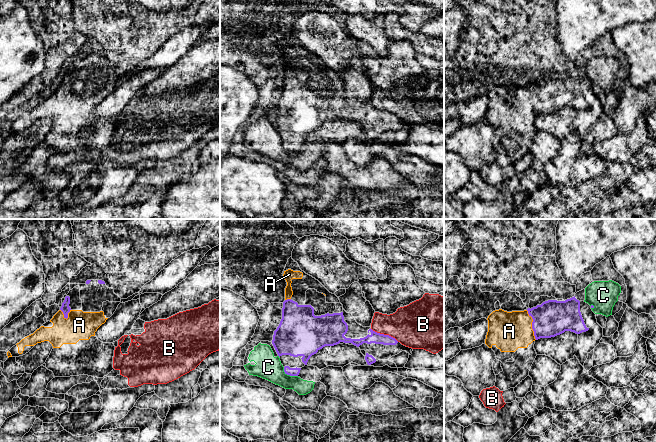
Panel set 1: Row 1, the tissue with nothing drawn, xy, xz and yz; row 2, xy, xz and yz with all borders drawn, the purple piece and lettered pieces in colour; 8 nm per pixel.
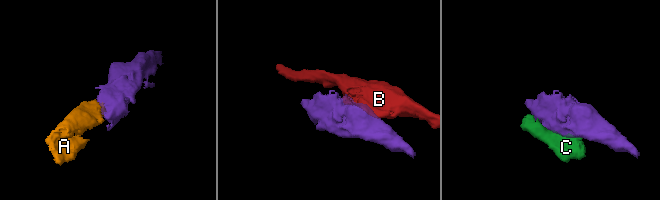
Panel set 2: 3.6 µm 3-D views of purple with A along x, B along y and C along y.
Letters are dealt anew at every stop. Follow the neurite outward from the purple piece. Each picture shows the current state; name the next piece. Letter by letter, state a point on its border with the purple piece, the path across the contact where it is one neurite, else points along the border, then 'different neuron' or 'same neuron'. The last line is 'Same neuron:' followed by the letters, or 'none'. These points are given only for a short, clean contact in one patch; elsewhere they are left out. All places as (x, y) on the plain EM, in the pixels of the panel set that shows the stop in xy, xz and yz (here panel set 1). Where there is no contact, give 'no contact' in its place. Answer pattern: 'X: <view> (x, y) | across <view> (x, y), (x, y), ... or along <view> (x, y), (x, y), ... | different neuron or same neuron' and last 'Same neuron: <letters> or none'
A: yz (532, 101) | same neuron
B: xz (385, 111) | along xz (371, 104), (377, 108), (388, 110), (398, 117) | different neuron
C: xz (289, 150) | along xz (283, 143), (287, 150), (297, 152) | different neuron
Same neuron: A

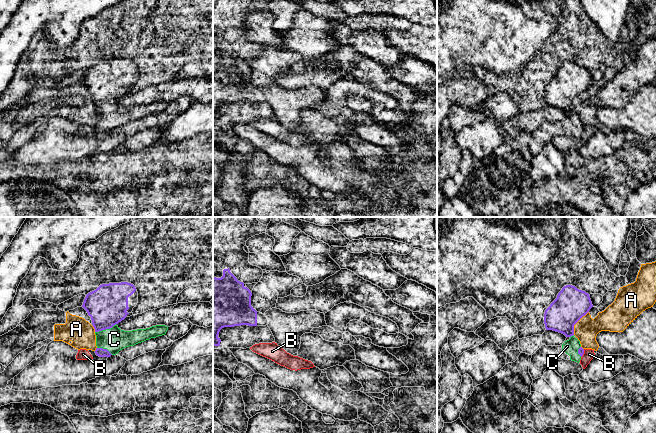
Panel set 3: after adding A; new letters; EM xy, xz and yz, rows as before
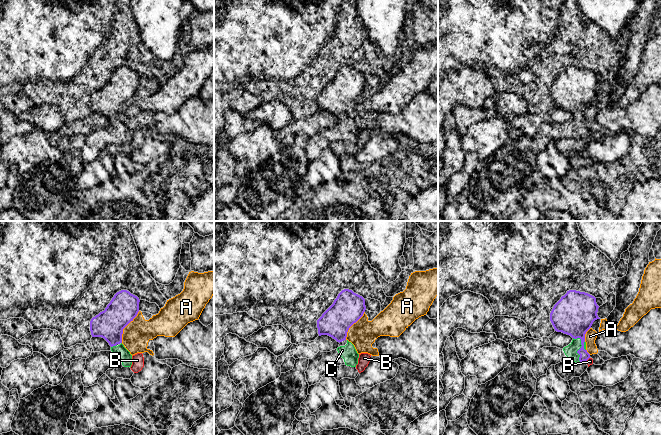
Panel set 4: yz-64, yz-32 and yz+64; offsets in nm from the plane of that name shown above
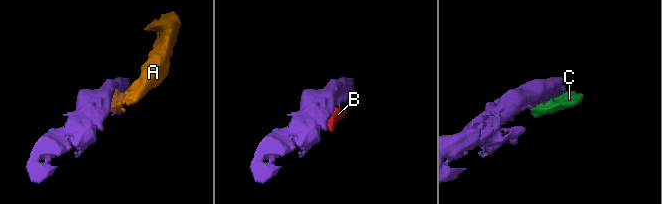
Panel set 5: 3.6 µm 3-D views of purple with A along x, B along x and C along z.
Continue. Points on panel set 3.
A: yz (576, 98) | along yz (588, 87), (574, 101), (573, 110) | different neuron
B: yz (583, 129) | along yz (584, 125), (581, 133) | different neuron
C: xy (105, 105) | same neuron
Same neuron: C

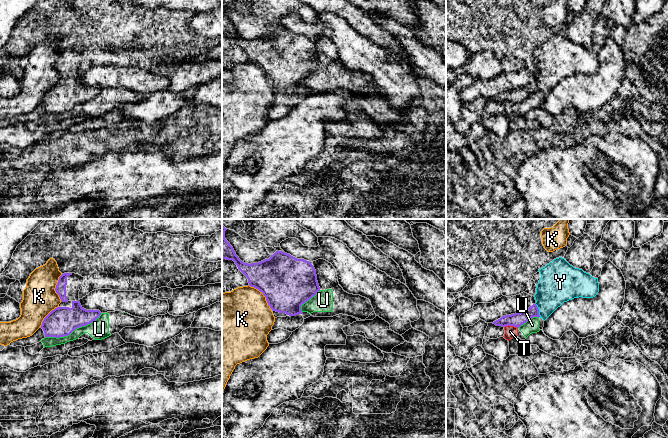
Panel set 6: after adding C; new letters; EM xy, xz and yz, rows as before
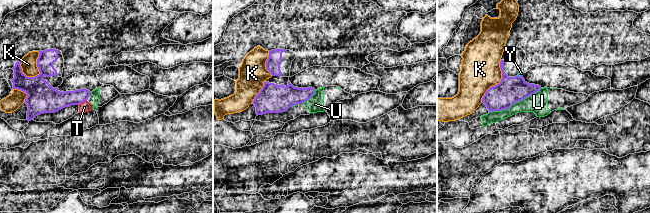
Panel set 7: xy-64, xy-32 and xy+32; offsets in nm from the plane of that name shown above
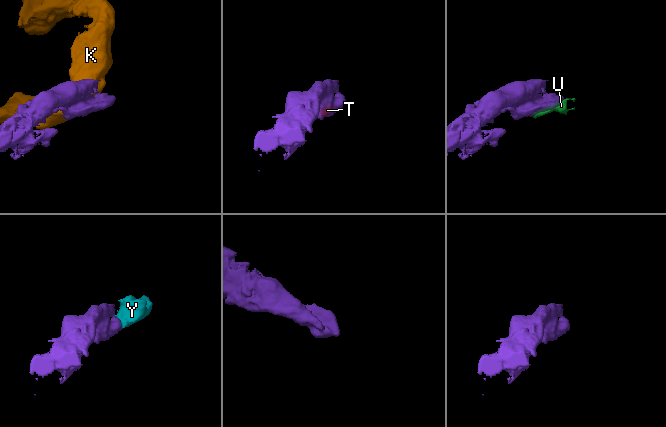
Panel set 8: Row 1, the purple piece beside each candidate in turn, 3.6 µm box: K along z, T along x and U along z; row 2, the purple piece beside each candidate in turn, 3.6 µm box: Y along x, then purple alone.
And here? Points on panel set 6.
K: xz (263, 70) | along xz (248, 61), (257, 64), (272, 85) | different neuron
T: yz (511, 101) | along yz (504, 102), (511, 101), (517, 104) | different neuron
U: xy (73, 106) | along xy (101, 89), (91, 98), (75, 104), (67, 111), (45, 113) | different neuron
Y: yz (538, 86) | across yz (517, 95), (538, 86), (547, 77), (556, 61) | same neuron
Same neuron: Y

